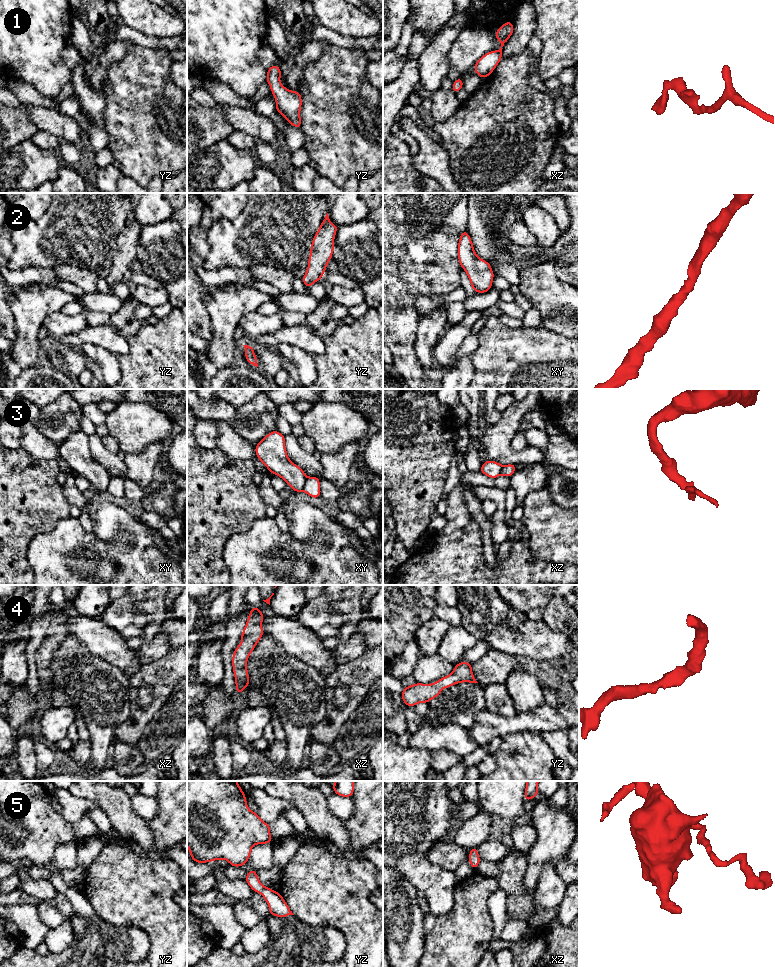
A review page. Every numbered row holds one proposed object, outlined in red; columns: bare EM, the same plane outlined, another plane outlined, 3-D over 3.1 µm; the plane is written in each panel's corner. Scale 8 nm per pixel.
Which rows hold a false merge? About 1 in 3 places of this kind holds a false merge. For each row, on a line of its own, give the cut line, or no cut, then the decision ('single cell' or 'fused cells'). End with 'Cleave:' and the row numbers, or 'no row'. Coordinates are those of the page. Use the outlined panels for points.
1: no cut | single cell
2: no cut | single cell
3: xy (307, 477), (302, 490) | fused cells
4: no cut | single cell
5: no cut | single cell
Cleave: 3

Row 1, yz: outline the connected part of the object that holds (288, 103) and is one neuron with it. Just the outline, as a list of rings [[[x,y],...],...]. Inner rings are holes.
[[[272,65],[267,69],[266,81],[271,88],[271,93],[275,97],[276,111],[285,117],[289,124],[301,129],[301,94],[299,91],[291,91],[284,87],[280,83],[280,77],[280,66]]]

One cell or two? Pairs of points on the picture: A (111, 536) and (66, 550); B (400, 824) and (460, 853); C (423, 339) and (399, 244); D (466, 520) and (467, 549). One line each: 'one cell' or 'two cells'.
A: two cells
B: two cells
C: two cells
D: two cells

